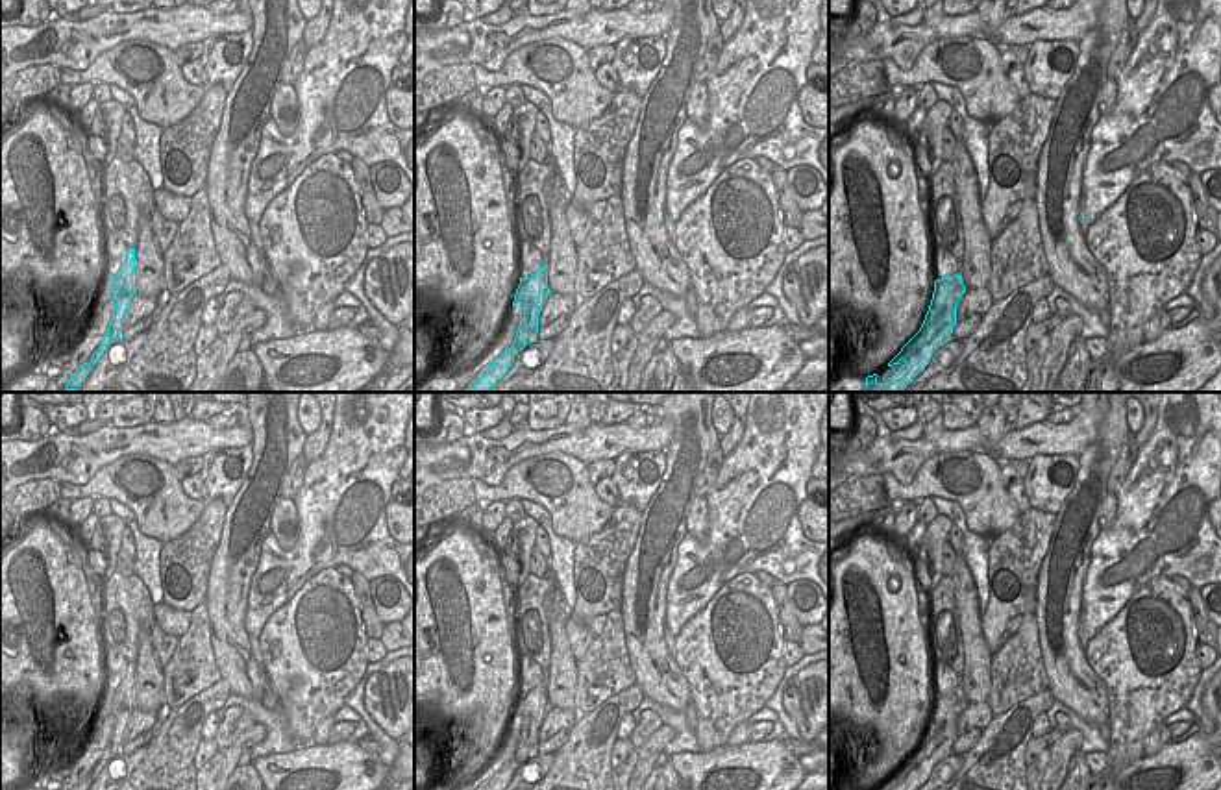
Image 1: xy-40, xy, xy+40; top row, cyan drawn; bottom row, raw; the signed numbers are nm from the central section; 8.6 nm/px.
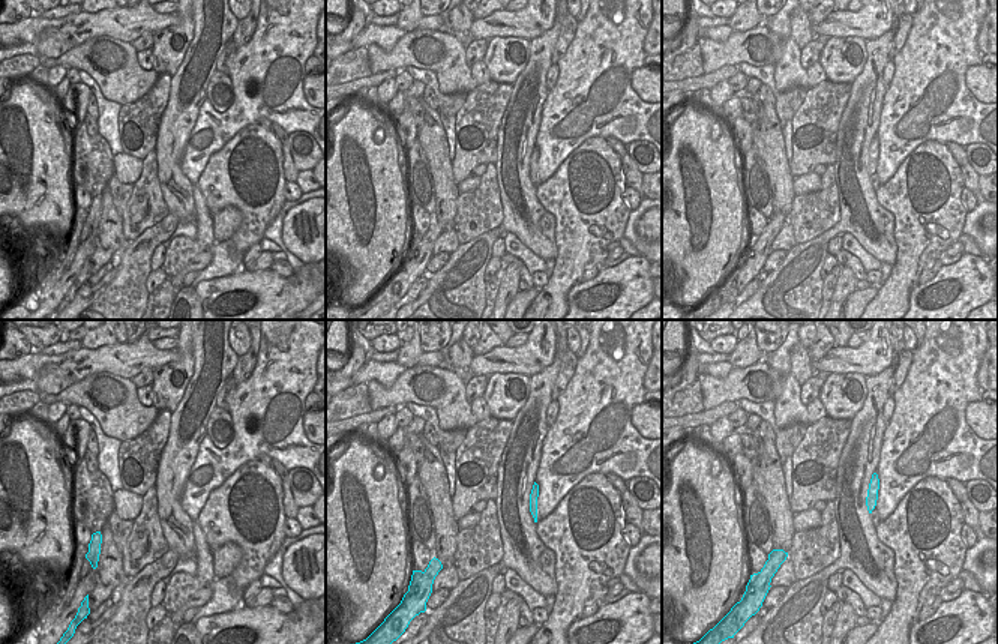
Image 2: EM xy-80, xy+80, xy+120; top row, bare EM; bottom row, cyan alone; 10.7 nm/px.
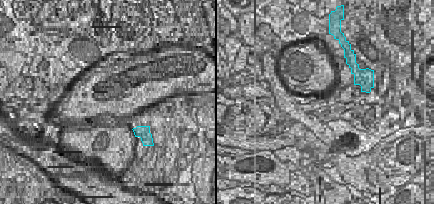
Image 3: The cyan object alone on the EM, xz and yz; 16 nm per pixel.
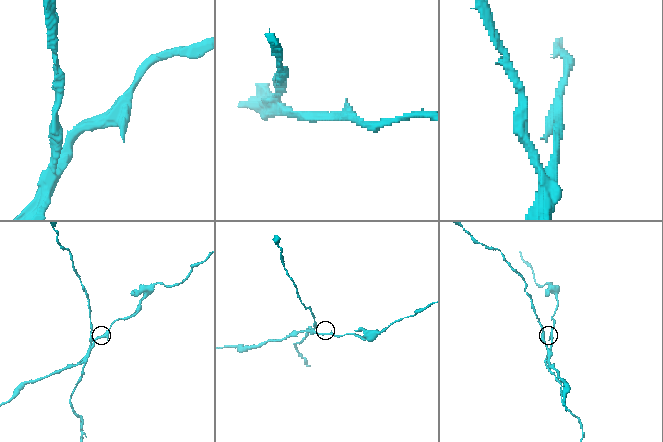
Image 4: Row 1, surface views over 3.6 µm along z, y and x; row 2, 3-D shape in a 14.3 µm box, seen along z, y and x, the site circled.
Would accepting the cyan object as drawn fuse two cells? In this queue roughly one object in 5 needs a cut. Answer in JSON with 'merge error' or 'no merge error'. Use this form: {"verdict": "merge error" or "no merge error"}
{"verdict": "merge error"}

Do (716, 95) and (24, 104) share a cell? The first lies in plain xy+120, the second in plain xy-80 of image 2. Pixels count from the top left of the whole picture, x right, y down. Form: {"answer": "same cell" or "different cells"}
{"answer": "different cells"}

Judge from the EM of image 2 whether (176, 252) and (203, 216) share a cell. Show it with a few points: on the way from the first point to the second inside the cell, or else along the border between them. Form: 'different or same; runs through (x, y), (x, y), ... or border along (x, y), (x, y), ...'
same; runs through (186, 248), (203, 234), (203, 227)

